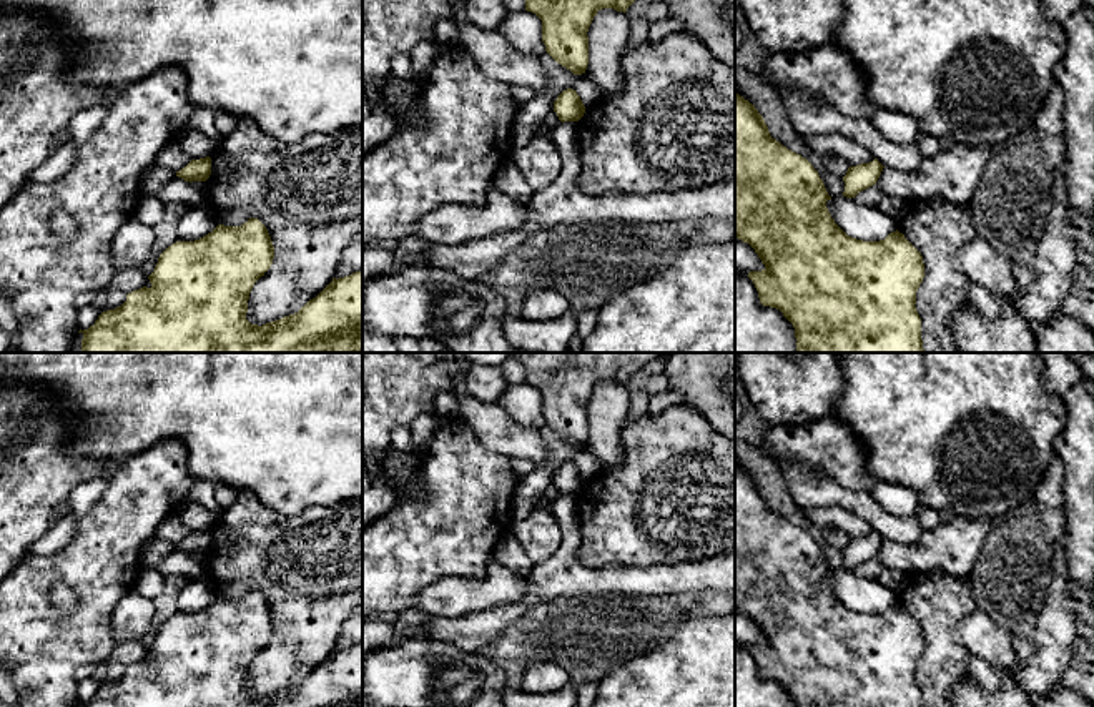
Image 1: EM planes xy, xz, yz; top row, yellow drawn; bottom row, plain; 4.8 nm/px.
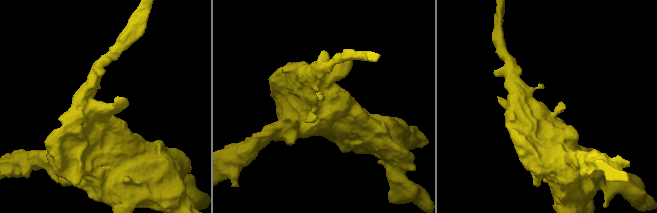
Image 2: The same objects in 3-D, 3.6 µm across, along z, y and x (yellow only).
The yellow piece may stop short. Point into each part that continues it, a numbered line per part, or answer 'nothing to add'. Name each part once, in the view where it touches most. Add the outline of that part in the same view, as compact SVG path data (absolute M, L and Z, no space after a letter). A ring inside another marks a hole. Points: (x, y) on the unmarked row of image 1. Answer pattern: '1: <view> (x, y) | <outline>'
nothing to add

